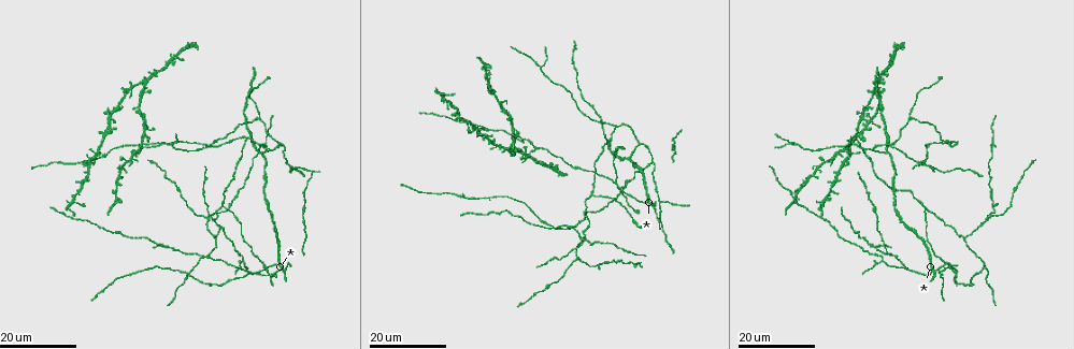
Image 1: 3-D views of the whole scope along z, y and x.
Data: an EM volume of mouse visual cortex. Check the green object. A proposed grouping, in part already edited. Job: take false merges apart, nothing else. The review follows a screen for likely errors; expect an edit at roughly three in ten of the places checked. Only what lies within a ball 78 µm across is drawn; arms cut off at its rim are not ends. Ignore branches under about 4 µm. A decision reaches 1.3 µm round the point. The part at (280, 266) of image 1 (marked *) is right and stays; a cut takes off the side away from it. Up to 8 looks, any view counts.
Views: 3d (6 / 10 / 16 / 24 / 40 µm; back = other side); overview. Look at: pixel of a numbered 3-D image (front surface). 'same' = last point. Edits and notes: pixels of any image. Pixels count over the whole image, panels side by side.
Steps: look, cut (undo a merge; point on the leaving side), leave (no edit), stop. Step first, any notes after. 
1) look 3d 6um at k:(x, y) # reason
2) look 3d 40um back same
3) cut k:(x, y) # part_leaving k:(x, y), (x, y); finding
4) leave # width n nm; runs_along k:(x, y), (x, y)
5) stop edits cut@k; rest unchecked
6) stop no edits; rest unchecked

look 3d 24um at 1:(883, 258) # side arm on a straight run

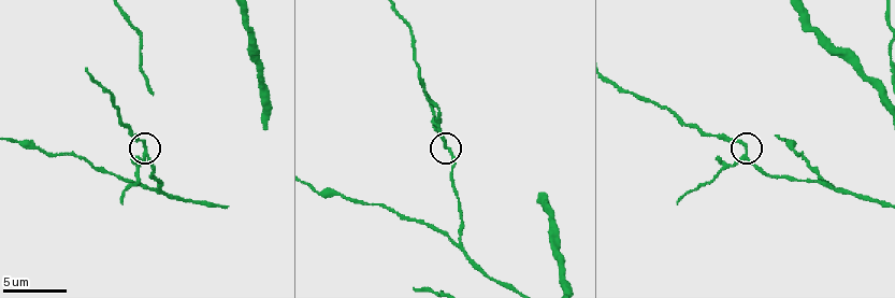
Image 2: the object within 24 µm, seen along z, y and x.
look 3d 10um at 2:(448, 148)

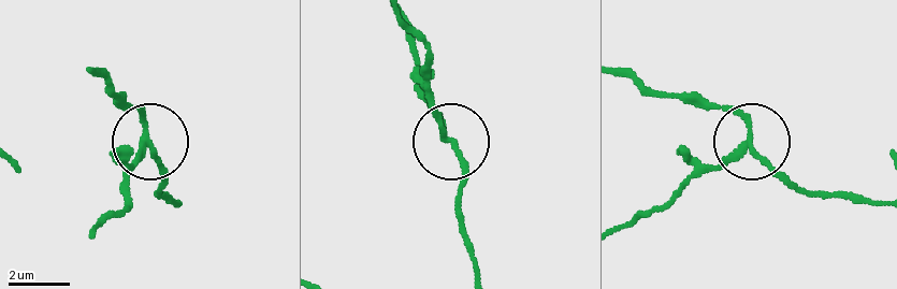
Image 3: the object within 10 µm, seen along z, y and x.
look 3d 10um back at 3:(443, 137)

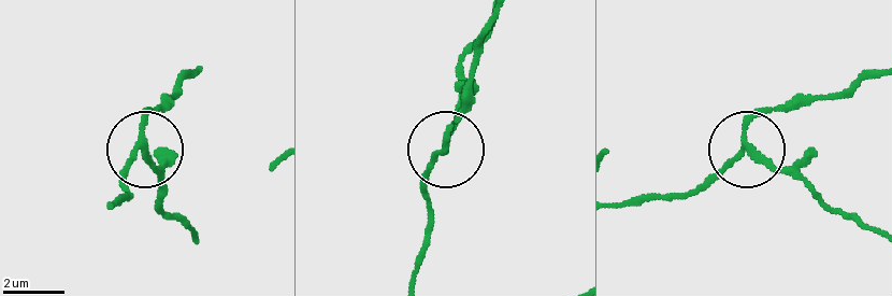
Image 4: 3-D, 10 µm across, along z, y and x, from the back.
cut 4:(155, 170) # part_leaving 4:(145, 145), (162, 210), (193, 238); two cells meet here

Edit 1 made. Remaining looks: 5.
look 3d 24um at 1:(221, 206) # three arms meet

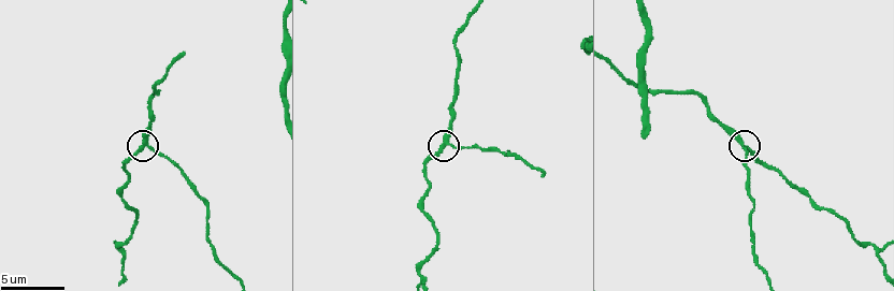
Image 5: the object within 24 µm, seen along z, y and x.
look 3d 10um at 5:(146, 146)

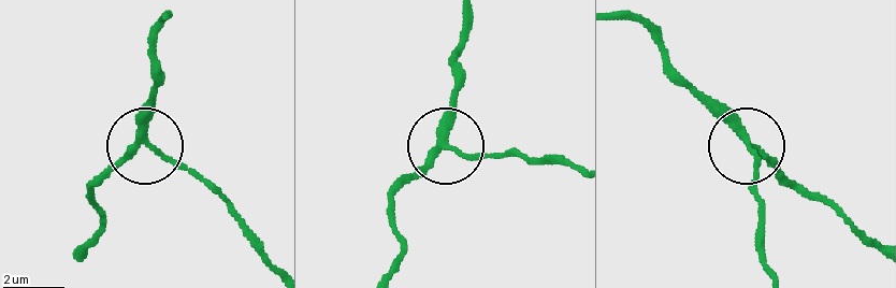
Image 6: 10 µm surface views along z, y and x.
leave # width 220 nm; runs_along 6:(169, 13), (153, 44), (145, 137), (94, 187); all the same cell

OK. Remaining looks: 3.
look 3d 16um at 1:(265, 142) # sudden change in width

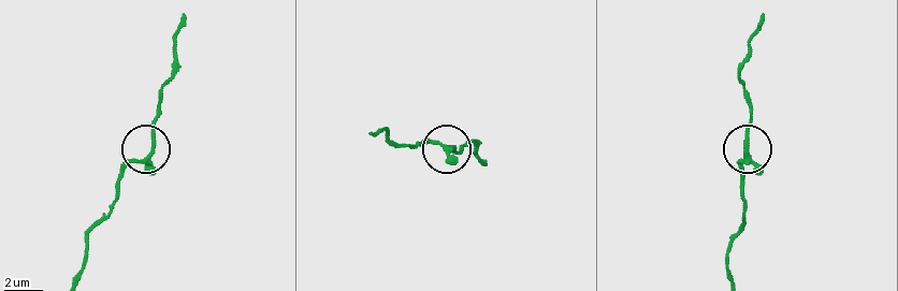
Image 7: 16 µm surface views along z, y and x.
look 3d 10um at 7:(153, 150) # closer look

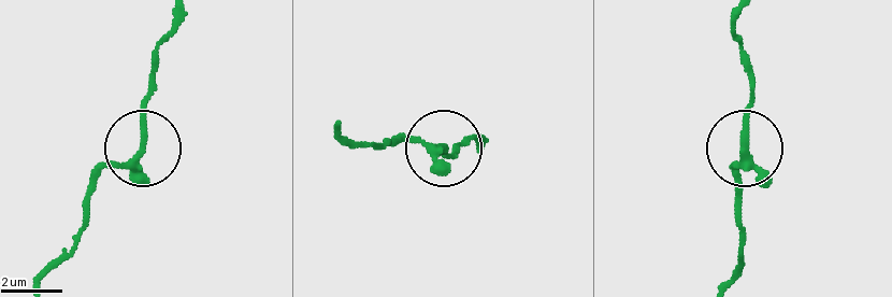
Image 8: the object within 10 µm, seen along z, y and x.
leave # runs_along 8:(40, 277), (84, 223), (97, 177), (141, 145), (150, 56); all the same cell

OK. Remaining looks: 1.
look 3d 10um at 5:(423, 278) # a fork

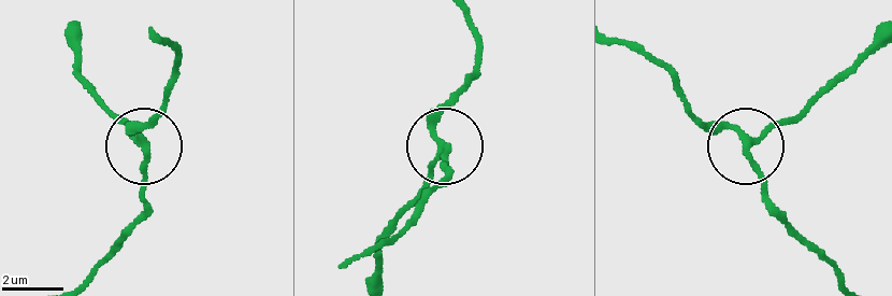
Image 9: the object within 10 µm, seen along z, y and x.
leave # runs_along 9:(466, 18), (478, 56), (435, 126), (448, 149), (448, 170); continuous, no second cell

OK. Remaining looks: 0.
stop edits cut@4; rest unchecked

